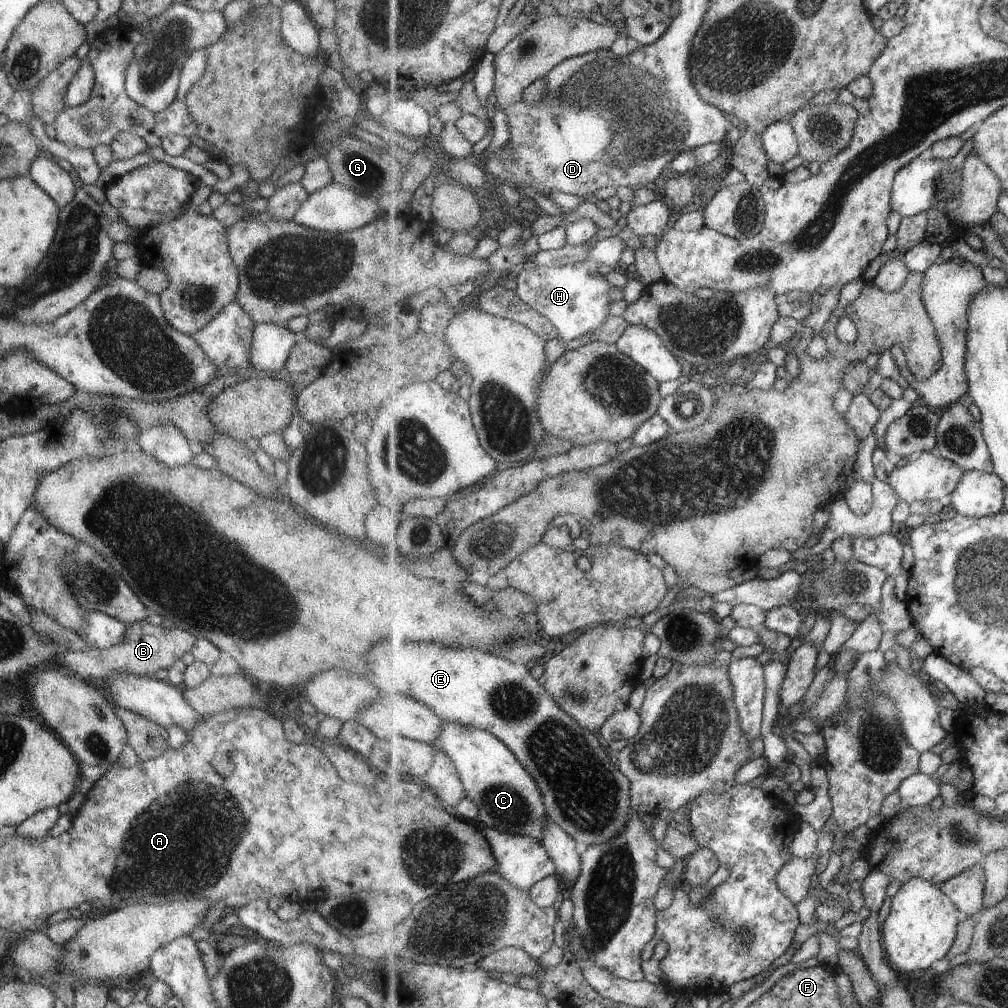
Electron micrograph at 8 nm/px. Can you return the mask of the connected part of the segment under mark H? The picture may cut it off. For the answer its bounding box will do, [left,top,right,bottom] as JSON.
[515,233,626,342]

